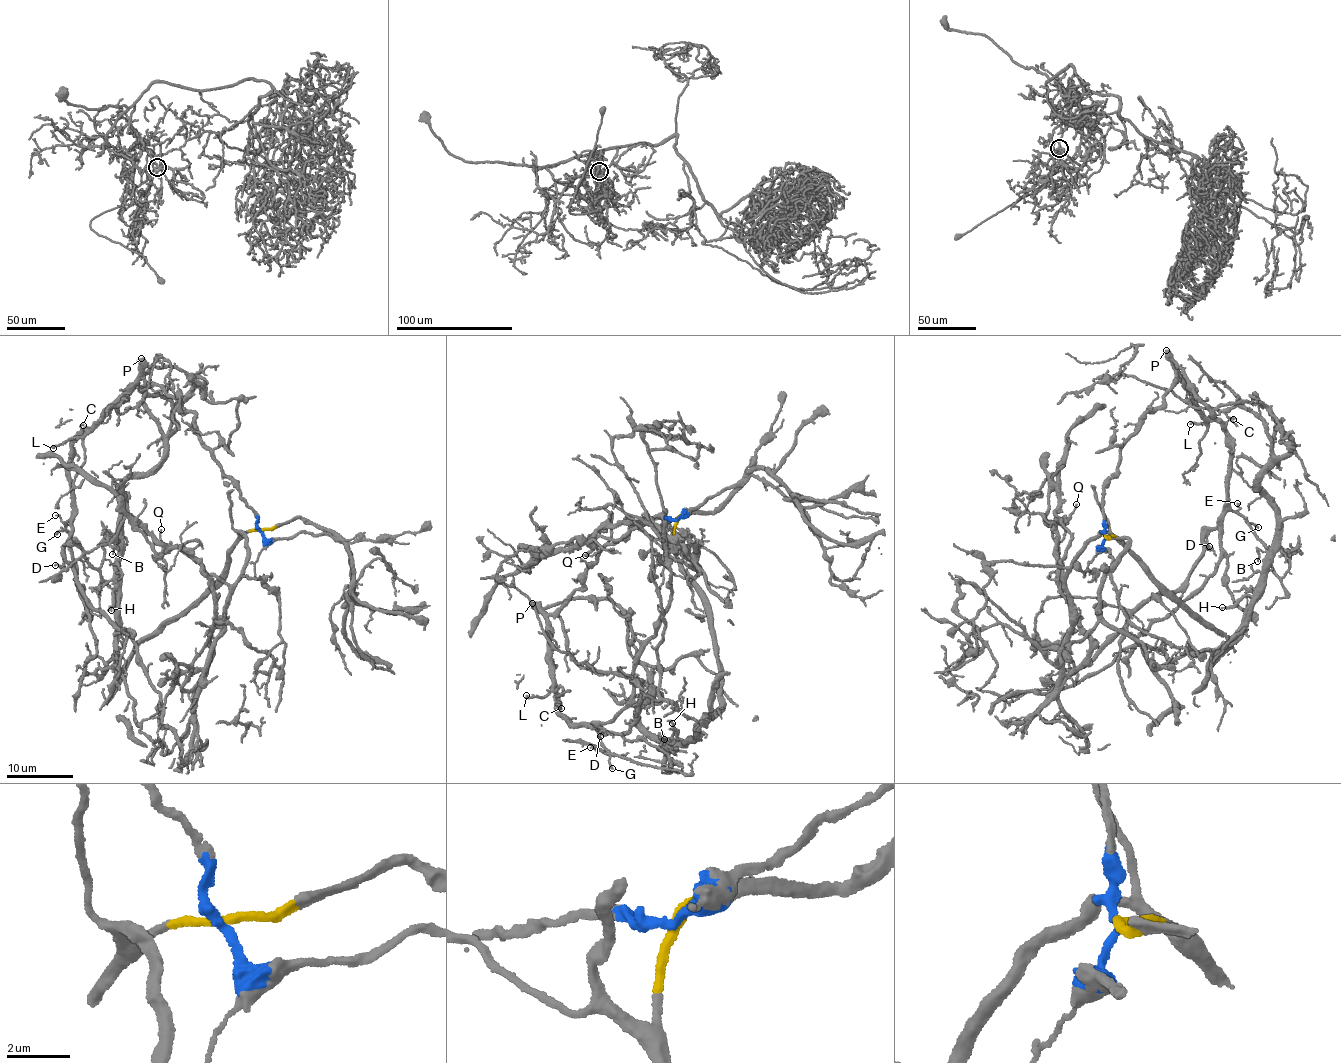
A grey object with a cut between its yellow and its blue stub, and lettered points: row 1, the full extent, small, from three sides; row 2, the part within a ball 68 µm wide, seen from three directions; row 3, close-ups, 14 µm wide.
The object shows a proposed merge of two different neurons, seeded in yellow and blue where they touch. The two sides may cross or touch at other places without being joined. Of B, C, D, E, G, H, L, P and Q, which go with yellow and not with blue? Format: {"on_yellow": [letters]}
{"on_yellow": ["B", "H", "Q"]}

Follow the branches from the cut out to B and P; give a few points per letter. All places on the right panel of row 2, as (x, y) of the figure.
B: (1105, 536), (1115, 536), (1222, 634), (1226, 643), (1209, 664), (1243, 623), (1266, 553), (1259, 552), (1257, 561)
P: (1105, 536), (1103, 491), (1114, 478), (1120, 452), (1142, 414), (1156, 410), (1177, 377), (1173, 355), (1166, 349)

